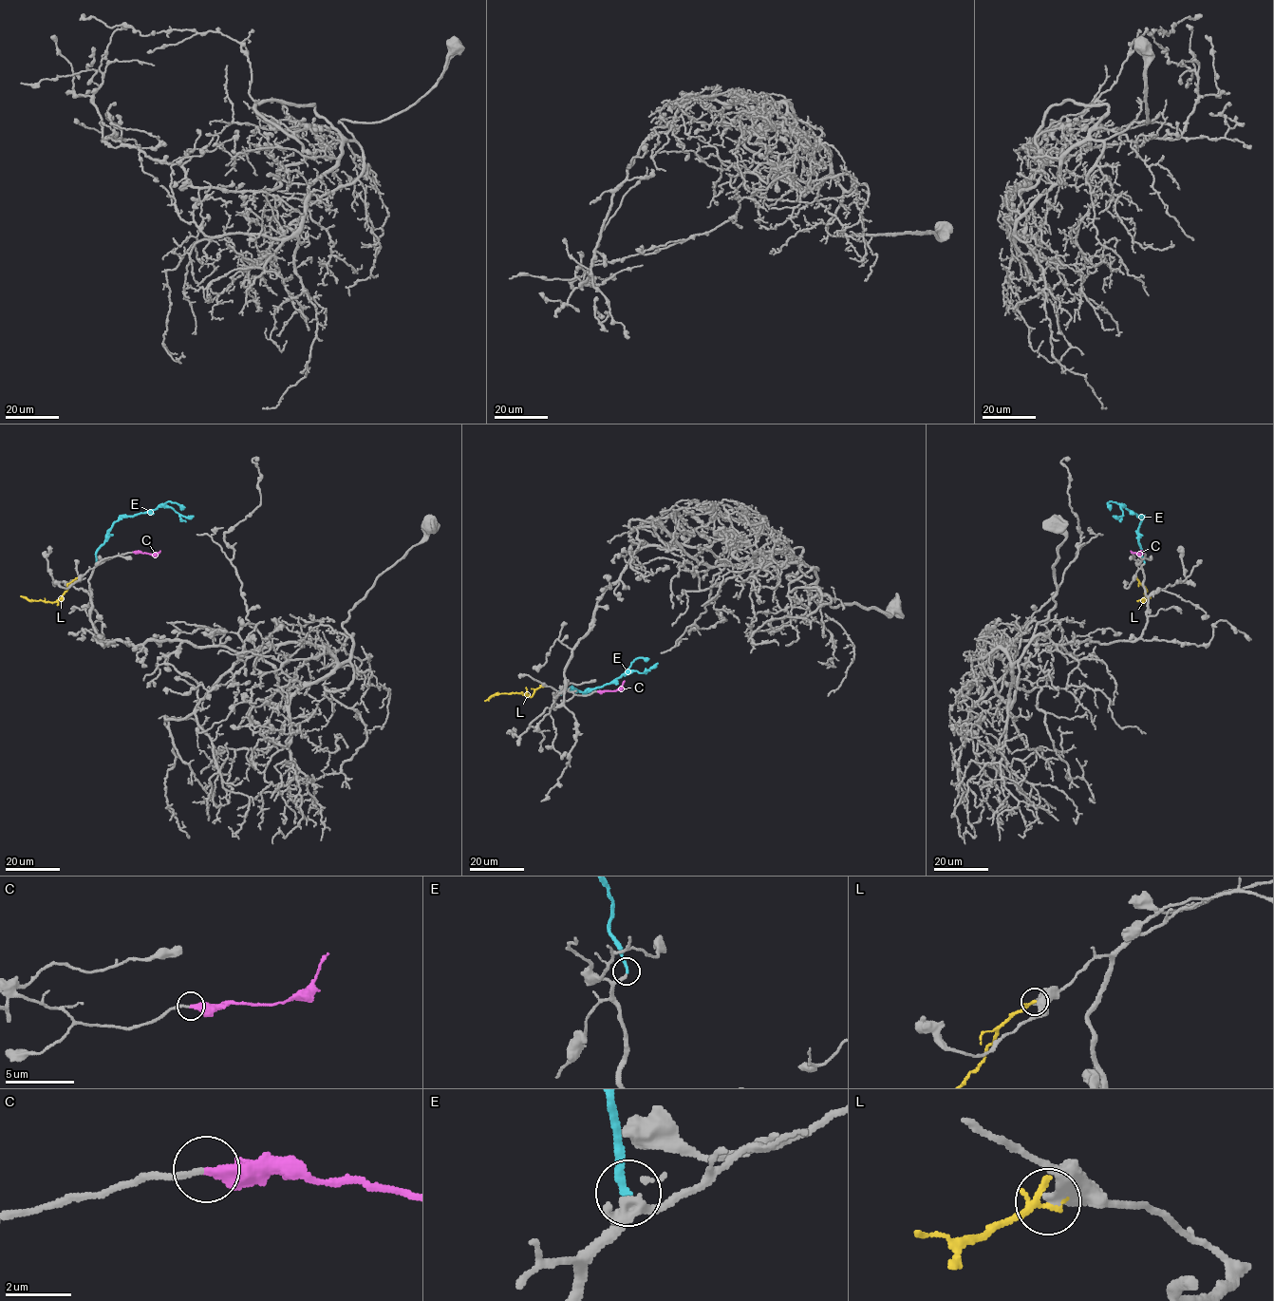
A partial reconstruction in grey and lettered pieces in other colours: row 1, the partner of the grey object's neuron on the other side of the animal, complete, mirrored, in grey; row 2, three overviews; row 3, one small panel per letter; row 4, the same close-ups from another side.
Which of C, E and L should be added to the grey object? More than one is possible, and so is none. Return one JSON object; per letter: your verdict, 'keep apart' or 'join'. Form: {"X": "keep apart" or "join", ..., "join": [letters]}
{"C": "join", "E": "join", "L": "keep apart", "join": ["C", "E"]}

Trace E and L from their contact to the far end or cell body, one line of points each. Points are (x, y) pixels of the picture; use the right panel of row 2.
E: (1144, 563), (1138, 542), (1141, 518), (1124, 507), (1120, 507), (1122, 515), (1113, 516)
L: (1136, 577), (1146, 591), (1143, 603), (1151, 595)

